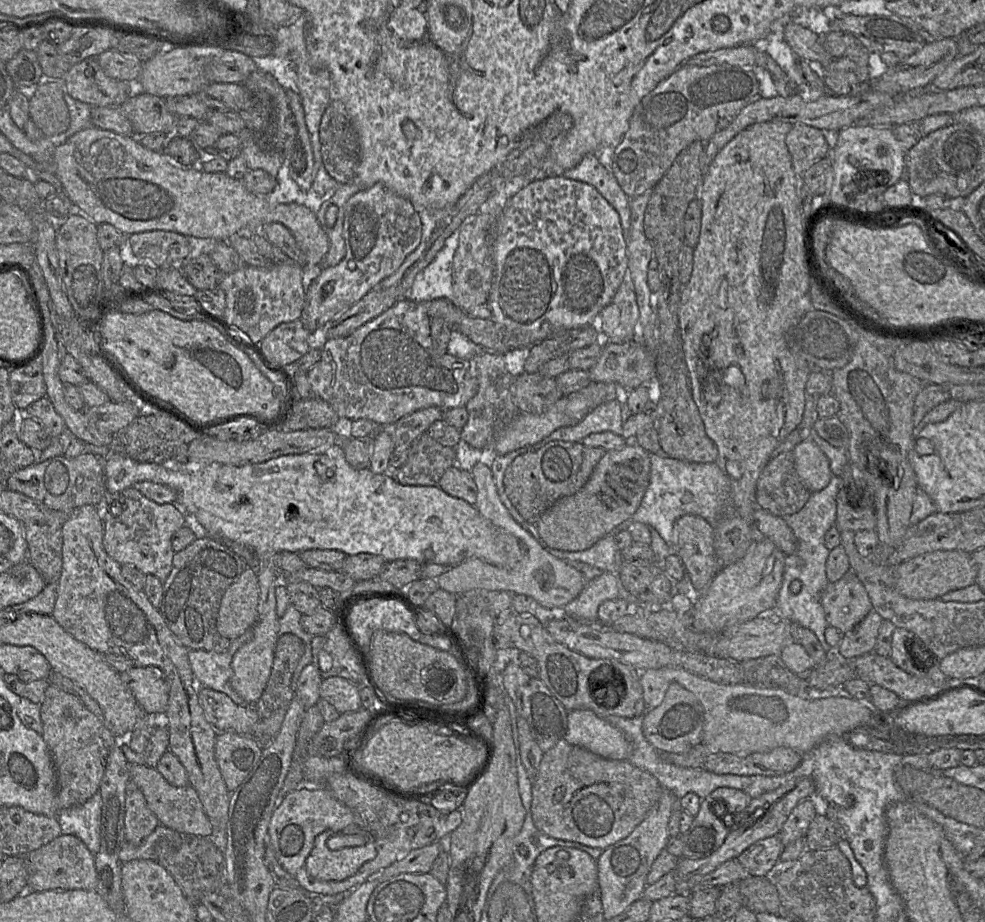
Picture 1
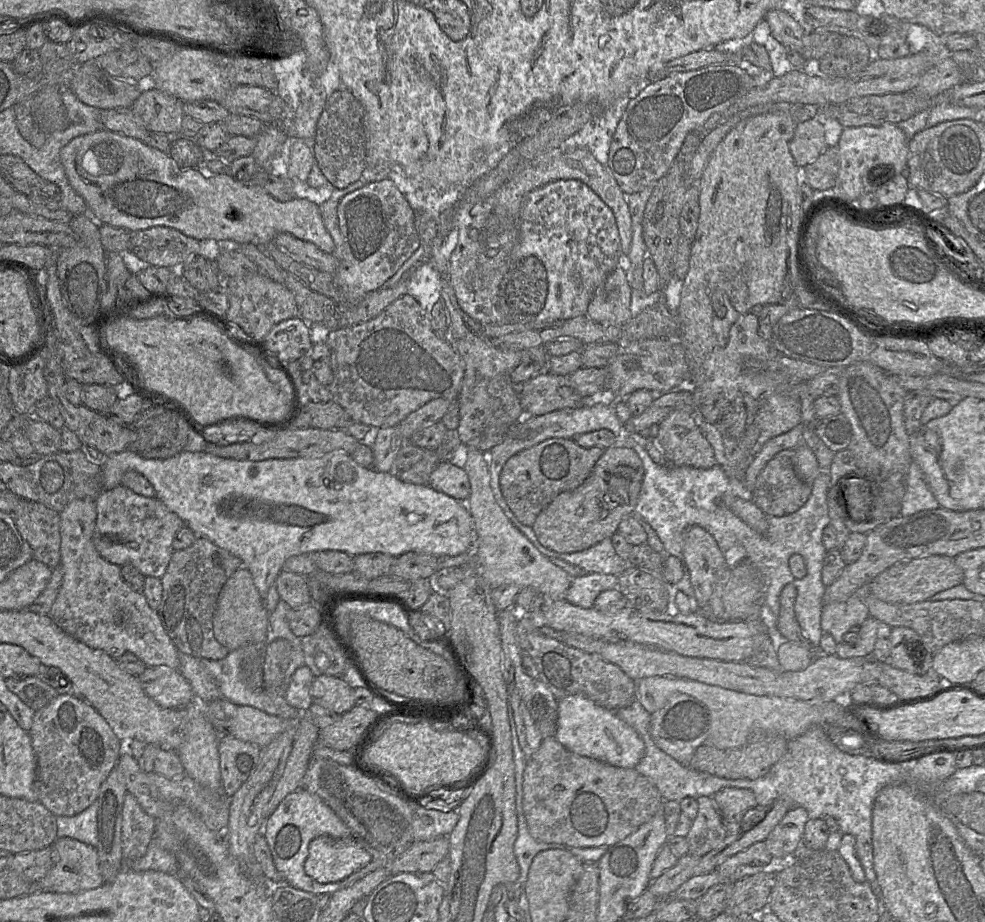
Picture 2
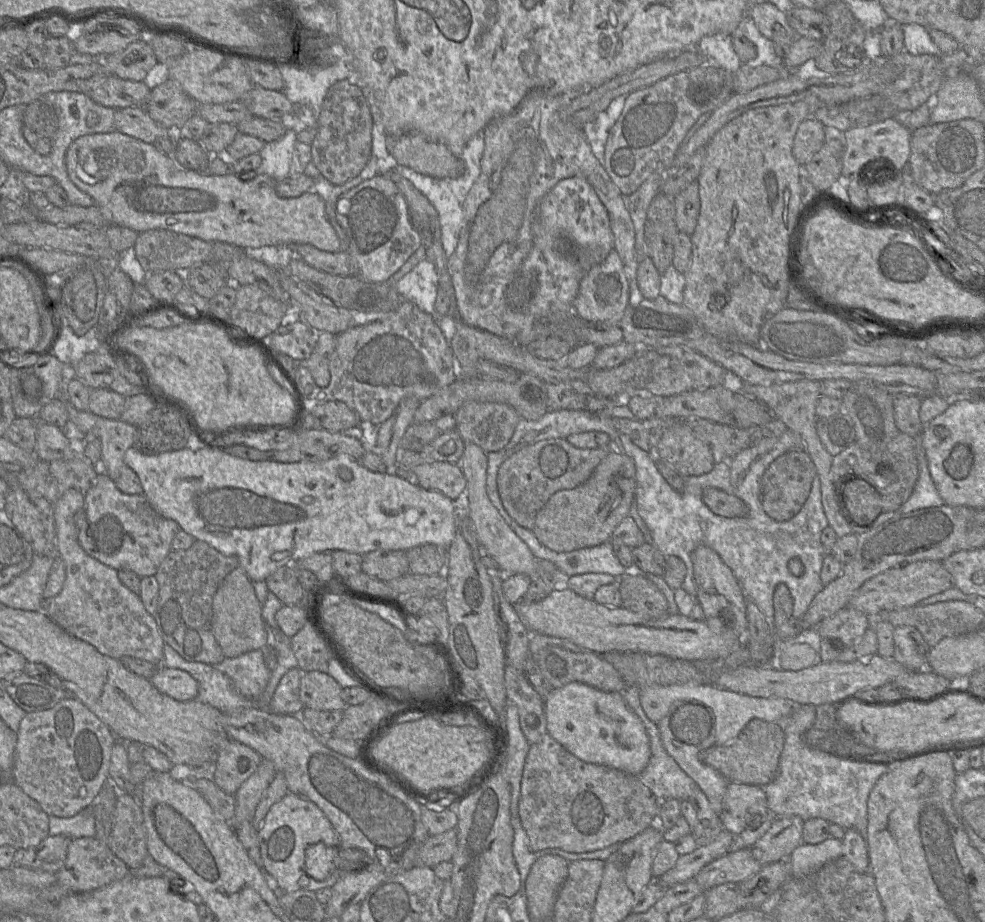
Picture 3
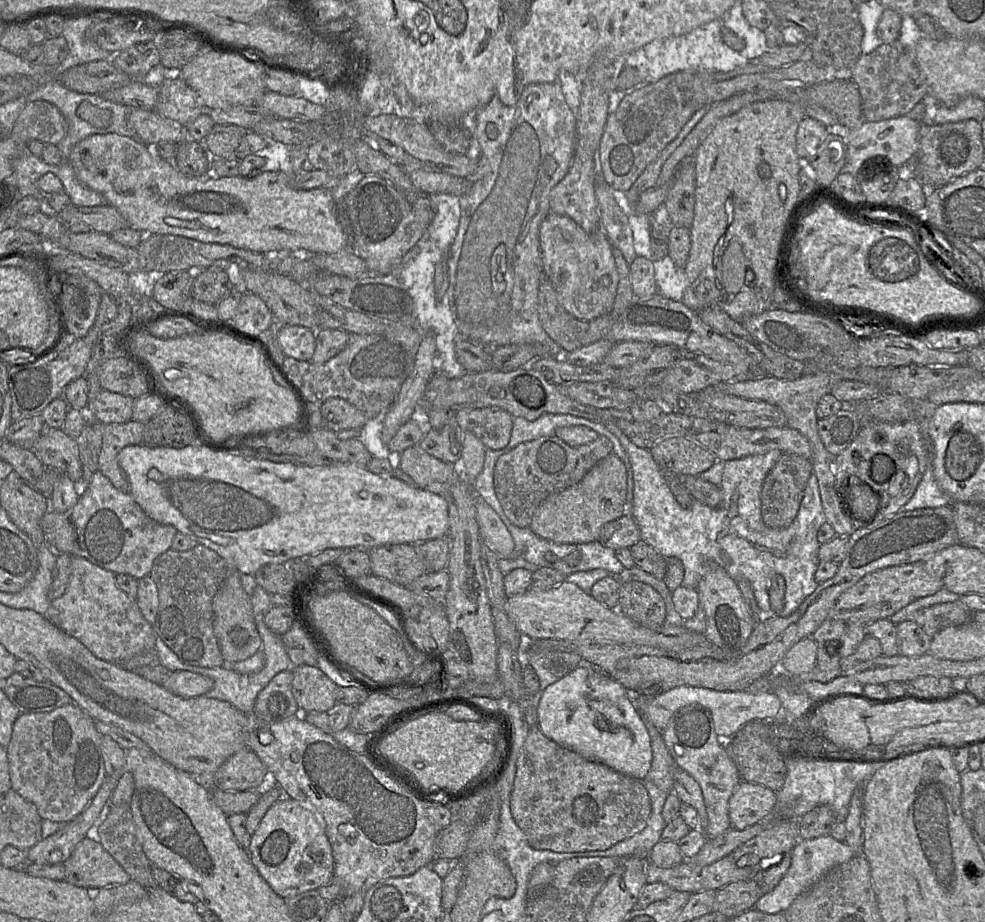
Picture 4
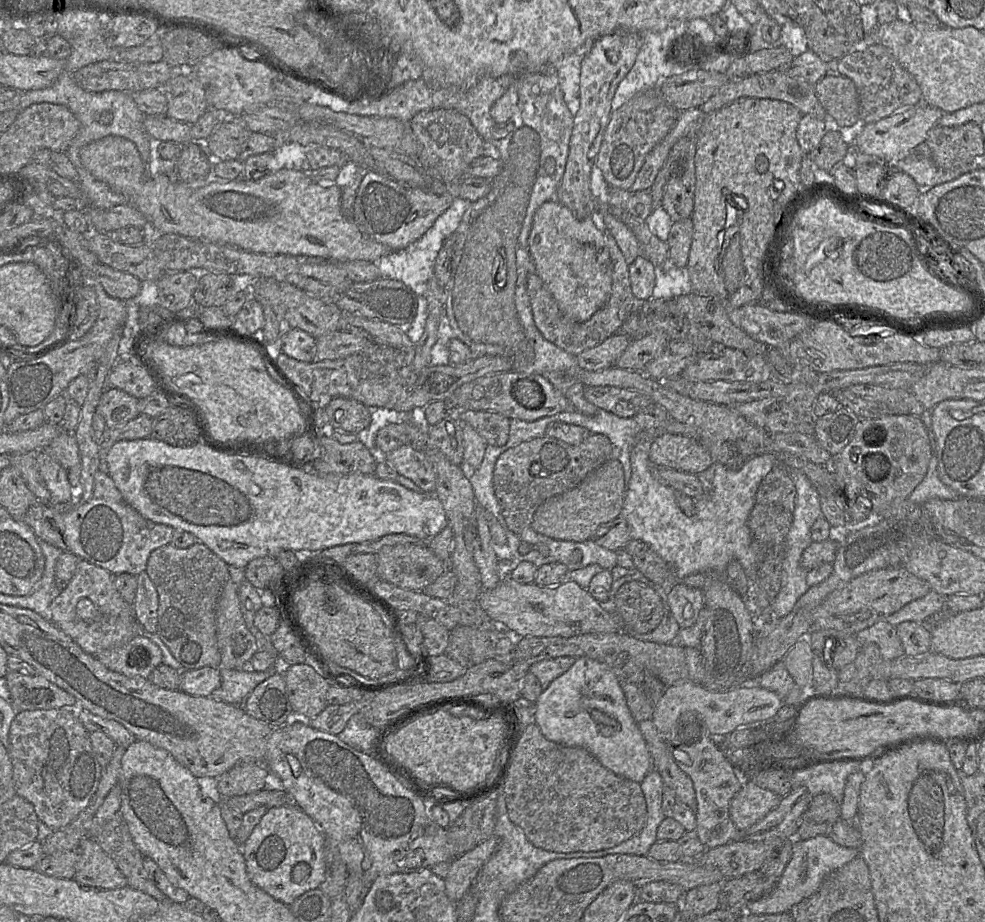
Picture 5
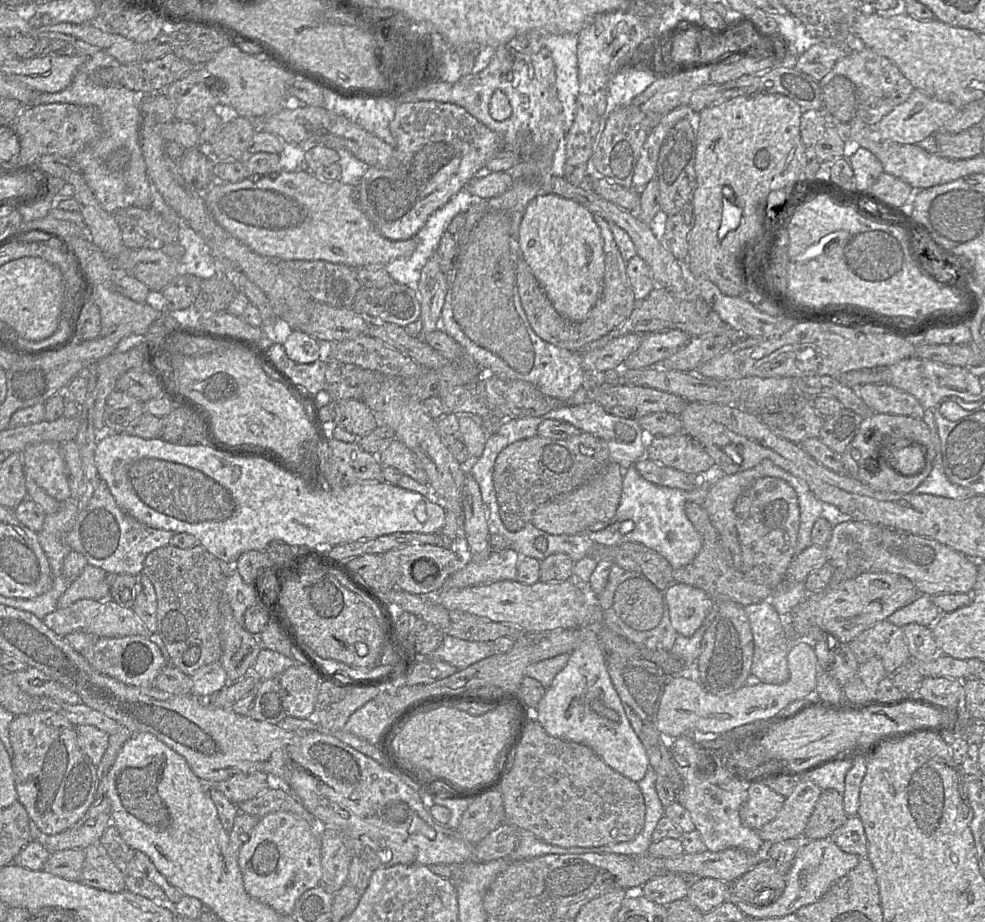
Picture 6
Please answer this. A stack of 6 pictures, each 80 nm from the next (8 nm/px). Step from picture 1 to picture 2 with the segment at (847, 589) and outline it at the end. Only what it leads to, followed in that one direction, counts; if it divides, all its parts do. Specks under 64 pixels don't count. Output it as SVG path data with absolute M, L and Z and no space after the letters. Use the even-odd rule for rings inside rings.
M854 593L845 601L823 604L821 629L839 644L844 642L845 635L853 627L860 627L869 616L869 609L861 595Z

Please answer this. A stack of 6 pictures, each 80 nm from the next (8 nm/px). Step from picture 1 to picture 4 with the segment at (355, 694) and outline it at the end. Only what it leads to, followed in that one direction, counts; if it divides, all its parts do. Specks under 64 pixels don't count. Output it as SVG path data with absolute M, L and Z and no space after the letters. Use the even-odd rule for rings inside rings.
M297 666L293 673L292 694L304 712L325 712L336 705L335 690L338 687L315 666Z

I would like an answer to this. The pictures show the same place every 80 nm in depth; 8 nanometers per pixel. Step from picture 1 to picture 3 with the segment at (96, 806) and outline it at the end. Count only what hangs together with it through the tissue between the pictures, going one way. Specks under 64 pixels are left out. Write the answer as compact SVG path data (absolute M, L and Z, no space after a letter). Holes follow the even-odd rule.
M93 805L70 818L49 816L49 836L63 835L71 839L95 837Z

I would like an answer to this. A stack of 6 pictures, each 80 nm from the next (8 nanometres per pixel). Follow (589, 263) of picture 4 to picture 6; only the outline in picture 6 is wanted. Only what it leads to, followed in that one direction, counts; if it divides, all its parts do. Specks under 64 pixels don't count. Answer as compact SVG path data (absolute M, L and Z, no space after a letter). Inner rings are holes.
M557 194L533 198L519 225L522 257L556 311L571 322L583 321L601 296L605 274L600 228L587 208Z

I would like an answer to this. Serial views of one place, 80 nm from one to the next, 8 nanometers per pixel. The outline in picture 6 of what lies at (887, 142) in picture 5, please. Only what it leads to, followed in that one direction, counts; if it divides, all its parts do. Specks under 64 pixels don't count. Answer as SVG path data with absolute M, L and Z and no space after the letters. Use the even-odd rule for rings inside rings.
M914 89L910 97L896 106L877 124L870 125L872 131L878 131L883 139L899 144L915 145L930 135L941 131L945 123L954 118L960 108L947 102L940 102Z

